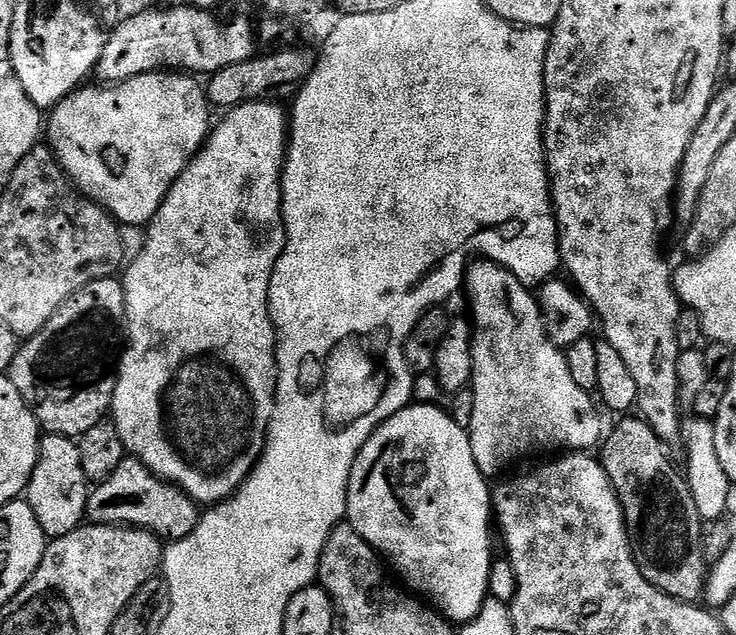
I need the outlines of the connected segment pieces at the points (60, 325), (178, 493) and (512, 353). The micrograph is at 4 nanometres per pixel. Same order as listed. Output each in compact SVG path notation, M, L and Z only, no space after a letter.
M107 276L101 280L90 282L86 286L82 286L82 290L77 292L69 298L63 306L61 306L54 318L50 318L50 322L46 322L46 326L38 334L27 337L17 347L14 354L14 362L10 369L10 378L18 386L18 390L24 395L25 400L32 405L36 419L40 421L40 427L45 433L53 436L71 436L79 438L86 434L86 430L90 430L90 426L98 426L109 415L112 399L114 398L114 390L116 389L116 374L118 371L118 353L122 348L122 333L126 328L126 298L124 297L124 286L119 279Z
M125 458L118 470L110 474L110 478L91 489L88 497L87 519L91 523L144 528L164 542L186 538L186 534L198 526L201 515L201 505L188 497L181 488L160 479L135 458Z
M476 258L469 263L466 273L466 293L472 303L472 382L474 418L466 429L474 462L485 478L493 478L500 468L527 452L540 452L543 448L556 450L592 450L601 443L600 416L593 397L582 386L574 383L567 355L552 345L544 333L540 317L540 302L529 285L523 284L510 270L493 260Z

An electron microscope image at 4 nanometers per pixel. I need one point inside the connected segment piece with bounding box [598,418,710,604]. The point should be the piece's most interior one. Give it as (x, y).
(664, 525)

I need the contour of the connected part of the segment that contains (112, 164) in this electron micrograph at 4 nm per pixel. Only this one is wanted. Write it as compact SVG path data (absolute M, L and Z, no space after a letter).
M161 70L158 72L147 72L141 76L135 76L129 80L124 80L120 84L109 84L107 86L96 86L100 88L88 88L89 86L81 86L72 92L55 108L51 109L49 118L46 120L46 140L53 152L56 154L57 160L60 162L64 175L72 181L73 185L89 200L100 205L109 216L115 218L124 226L147 226L151 224L154 214L162 206L162 202L166 198L166 194L174 186L174 182L182 174L182 170L186 170L188 163L200 151L204 141L208 139L210 131L210 123L208 124L208 111L210 105L205 89L202 87L201 81L193 78L188 74L181 74L176 70Z

